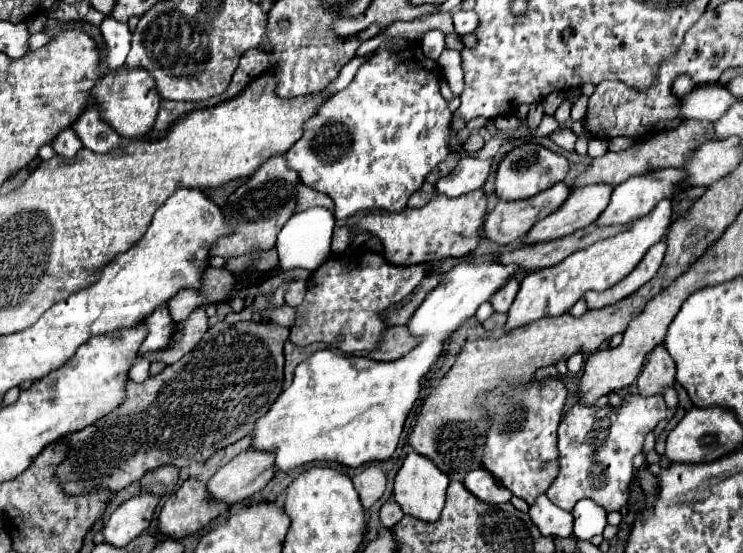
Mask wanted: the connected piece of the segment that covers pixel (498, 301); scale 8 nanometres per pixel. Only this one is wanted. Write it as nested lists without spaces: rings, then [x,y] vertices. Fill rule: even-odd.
[[[510,279],[500,291],[496,291],[496,293],[492,295],[490,303],[492,303],[492,307],[494,307],[498,313],[506,313],[506,311],[510,309],[510,305],[512,305],[516,293],[518,293],[518,281],[516,281],[516,279]]]

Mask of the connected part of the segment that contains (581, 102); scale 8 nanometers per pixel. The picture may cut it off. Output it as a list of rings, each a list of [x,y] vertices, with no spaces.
[[[580,95],[580,99],[572,105],[572,115],[570,115],[570,119],[572,119],[572,121],[580,121],[580,119],[584,119],[586,105],[588,105],[588,97],[586,97],[586,95]]]

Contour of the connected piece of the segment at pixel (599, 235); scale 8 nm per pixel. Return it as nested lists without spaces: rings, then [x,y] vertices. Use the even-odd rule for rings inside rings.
[[[588,225],[584,229],[578,229],[576,233],[558,237],[554,241],[544,241],[544,243],[536,243],[530,247],[522,247],[510,253],[504,253],[500,257],[502,263],[516,263],[520,265],[522,271],[534,271],[540,267],[552,267],[556,263],[560,263],[562,259],[566,259],[568,255],[572,255],[574,251],[586,249],[592,243],[612,237],[620,231],[626,231],[630,225],[608,225],[608,227],[598,227],[598,225]]]

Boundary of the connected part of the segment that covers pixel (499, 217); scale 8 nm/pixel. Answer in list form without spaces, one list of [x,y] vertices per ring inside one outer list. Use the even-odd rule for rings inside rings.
[[[556,183],[548,191],[542,191],[530,199],[500,201],[496,209],[488,213],[482,235],[502,245],[512,243],[514,239],[524,237],[534,227],[534,223],[560,209],[560,205],[568,199],[568,195],[570,187],[566,187],[564,183]]]

